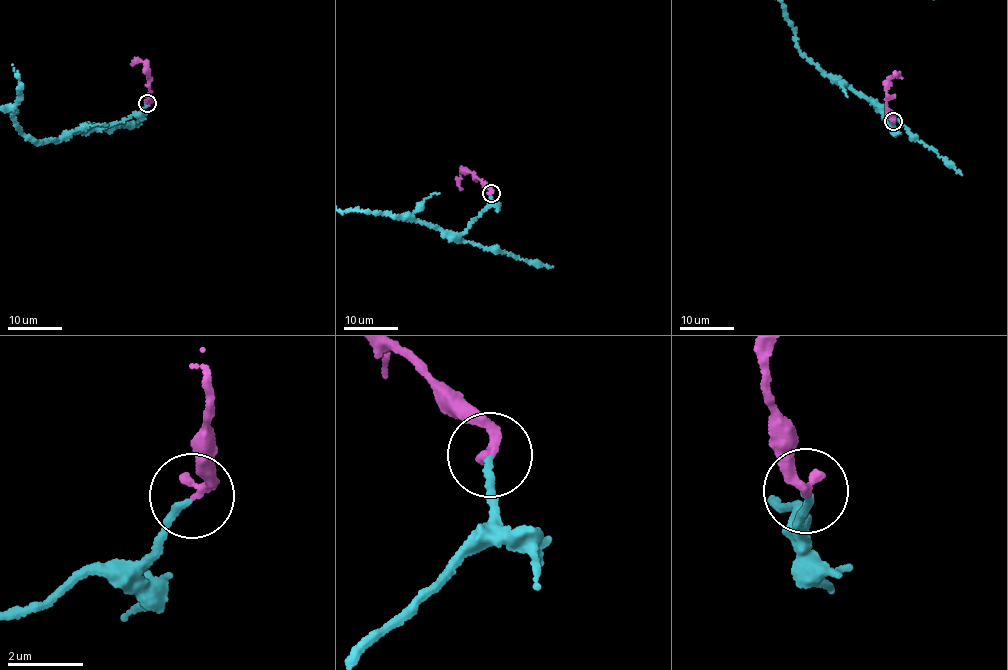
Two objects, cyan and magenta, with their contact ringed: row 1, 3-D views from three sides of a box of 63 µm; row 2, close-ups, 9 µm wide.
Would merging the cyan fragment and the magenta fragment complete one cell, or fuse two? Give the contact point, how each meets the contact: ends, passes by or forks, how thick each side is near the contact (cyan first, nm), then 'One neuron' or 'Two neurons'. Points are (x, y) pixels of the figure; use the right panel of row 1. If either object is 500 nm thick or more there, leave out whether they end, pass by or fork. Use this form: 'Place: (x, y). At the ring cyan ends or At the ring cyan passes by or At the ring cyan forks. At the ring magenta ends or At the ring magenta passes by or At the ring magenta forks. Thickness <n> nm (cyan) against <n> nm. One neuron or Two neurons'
Place: (893, 121). At the ring cyan ends. At the ring magenta ends. Thickness 180 nm (cyan) against 280 nm. One neuron

